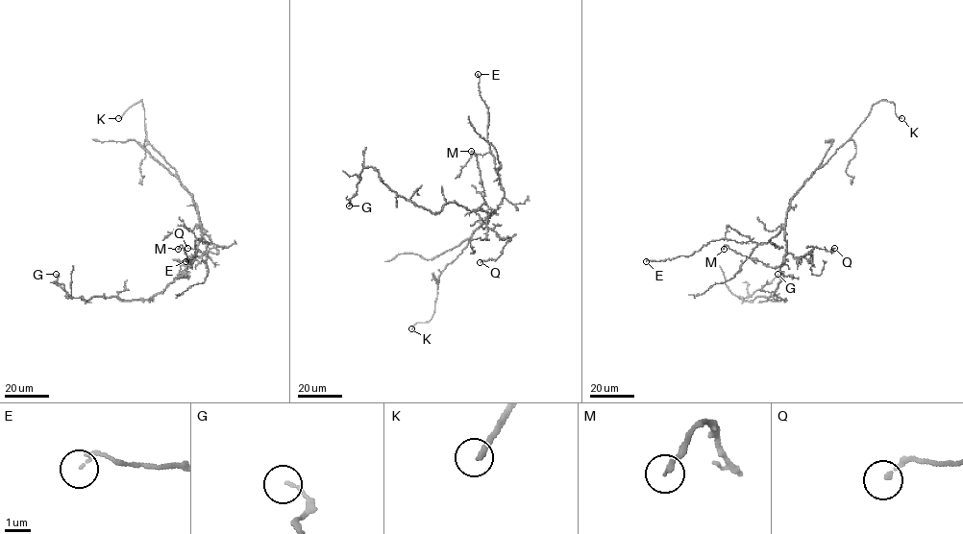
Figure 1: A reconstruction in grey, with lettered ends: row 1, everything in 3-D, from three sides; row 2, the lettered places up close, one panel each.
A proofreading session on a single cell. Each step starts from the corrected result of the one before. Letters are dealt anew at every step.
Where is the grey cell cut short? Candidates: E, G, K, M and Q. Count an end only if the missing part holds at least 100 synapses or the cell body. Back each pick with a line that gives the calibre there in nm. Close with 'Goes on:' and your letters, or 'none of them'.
K: 220 nm
Goes on: K

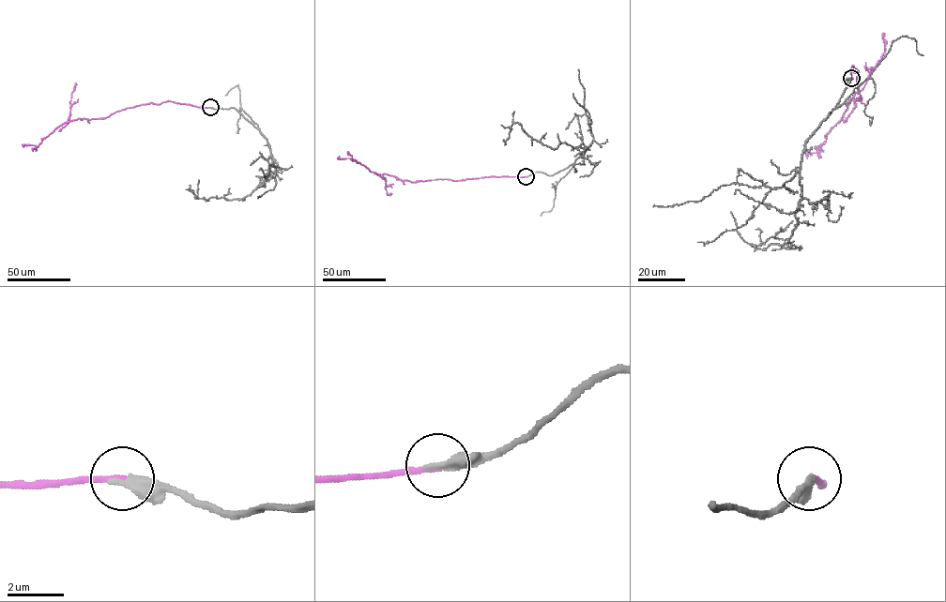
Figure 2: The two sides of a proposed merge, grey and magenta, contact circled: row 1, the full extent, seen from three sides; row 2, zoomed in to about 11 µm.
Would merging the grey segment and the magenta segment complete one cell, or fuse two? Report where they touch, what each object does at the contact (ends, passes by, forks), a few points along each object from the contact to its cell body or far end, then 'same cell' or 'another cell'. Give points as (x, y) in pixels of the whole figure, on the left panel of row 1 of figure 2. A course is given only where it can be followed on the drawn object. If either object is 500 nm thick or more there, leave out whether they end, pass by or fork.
place (210, 107); grey ends; magenta ends; course grey (210, 107), (236, 108), (257, 128), (267, 142), (272, 164), (264, 183), (241, 199), (195, 198), (189, 185); course magenta (210, 107), (167, 101), (159, 104), (139, 105), (100, 119), (65, 122), (38, 145), (23, 144); same cell

